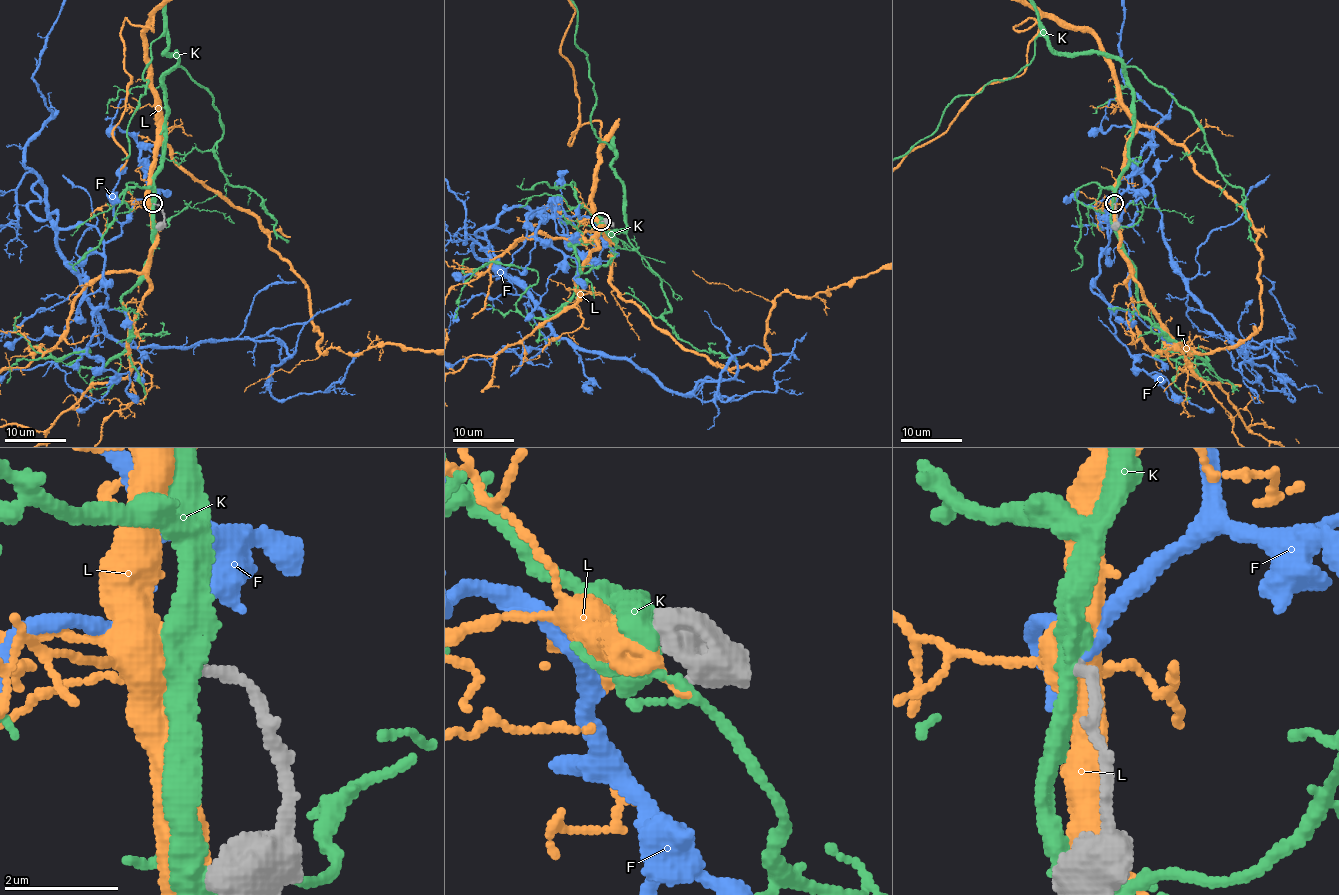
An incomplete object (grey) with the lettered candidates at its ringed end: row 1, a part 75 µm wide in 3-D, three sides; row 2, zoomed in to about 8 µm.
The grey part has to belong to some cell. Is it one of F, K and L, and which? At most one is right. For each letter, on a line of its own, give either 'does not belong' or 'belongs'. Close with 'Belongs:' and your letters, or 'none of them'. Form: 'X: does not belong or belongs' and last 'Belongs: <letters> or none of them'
F: belongs
K: does not belong
L: does not belong
Belongs: F

